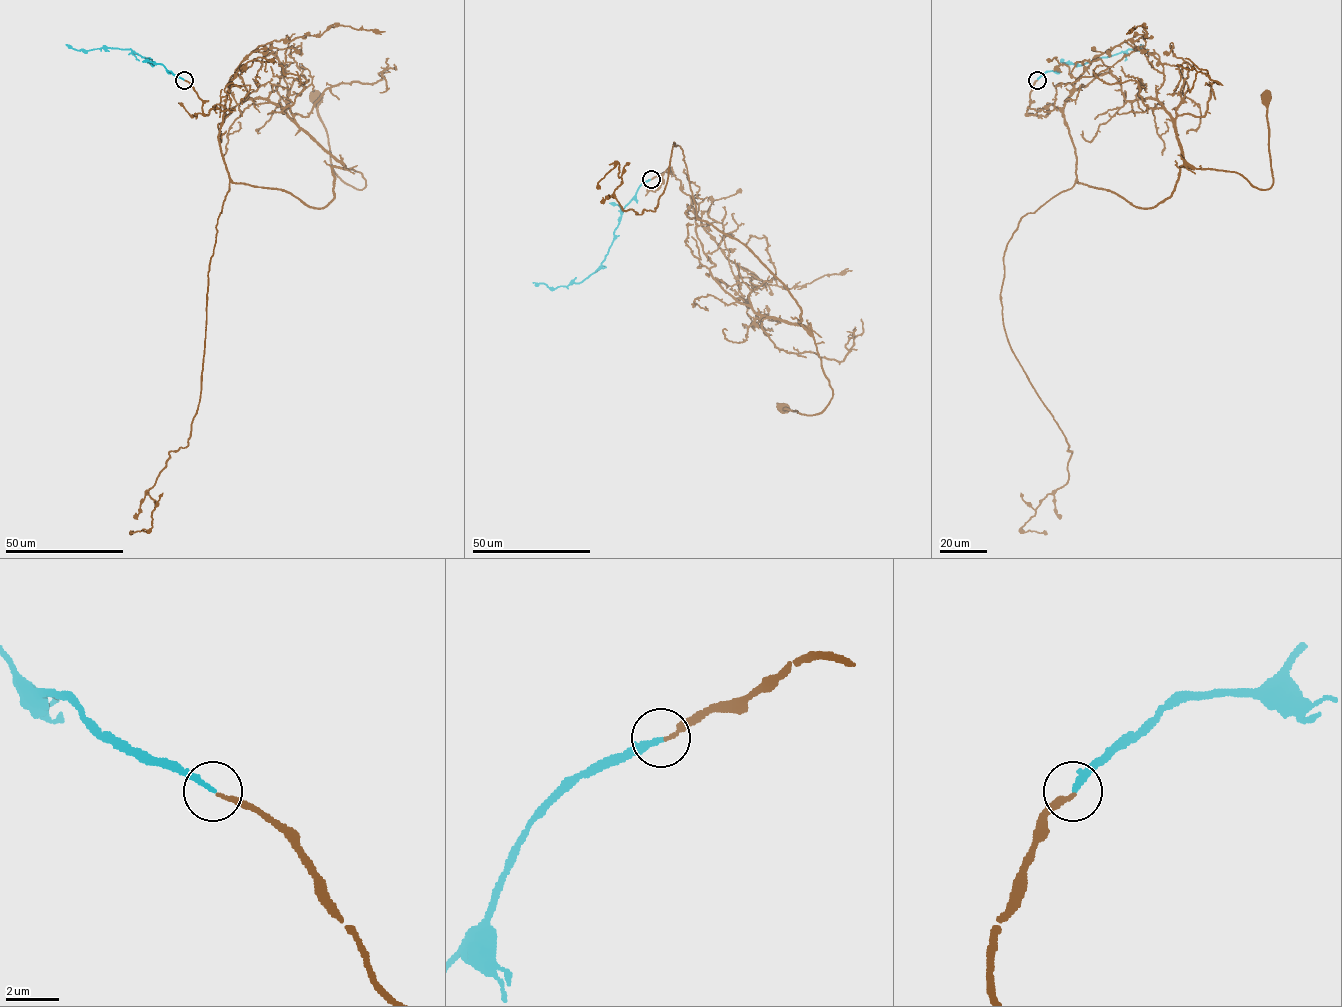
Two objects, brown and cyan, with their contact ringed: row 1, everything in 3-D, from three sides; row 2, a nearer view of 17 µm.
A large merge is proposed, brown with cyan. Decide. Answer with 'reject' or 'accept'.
accept

